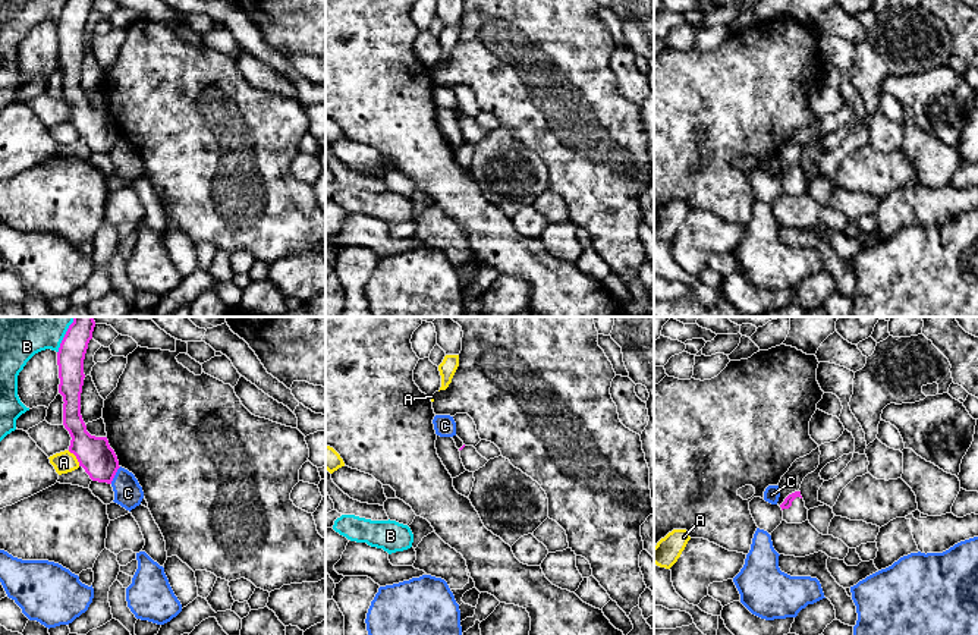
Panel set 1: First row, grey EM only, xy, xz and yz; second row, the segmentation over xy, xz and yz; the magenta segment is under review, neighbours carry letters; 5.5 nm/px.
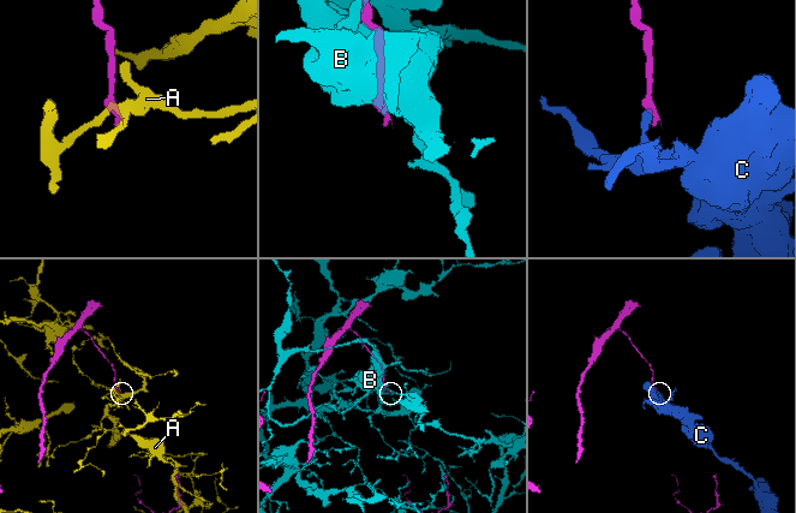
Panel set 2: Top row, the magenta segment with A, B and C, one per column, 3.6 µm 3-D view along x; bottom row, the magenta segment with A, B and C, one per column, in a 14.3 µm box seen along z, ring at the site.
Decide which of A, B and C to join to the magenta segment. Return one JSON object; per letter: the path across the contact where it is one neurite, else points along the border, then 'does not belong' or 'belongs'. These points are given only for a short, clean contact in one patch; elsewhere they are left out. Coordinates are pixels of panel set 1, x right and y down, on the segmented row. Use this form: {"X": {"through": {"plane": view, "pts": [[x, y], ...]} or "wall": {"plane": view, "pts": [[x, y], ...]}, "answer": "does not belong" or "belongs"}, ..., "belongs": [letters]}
{"A": {"answer": "does not belong"}, "B": {"answer": "does not belong"}, "C": {"wall": {"plane": "xy", "pts": [[120, 467], [110, 483]]}, "answer": "does not belong"}, "belongs": []}

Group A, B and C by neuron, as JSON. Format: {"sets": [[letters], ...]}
{"sets": [["A"], ["B"], ["C"]]}

